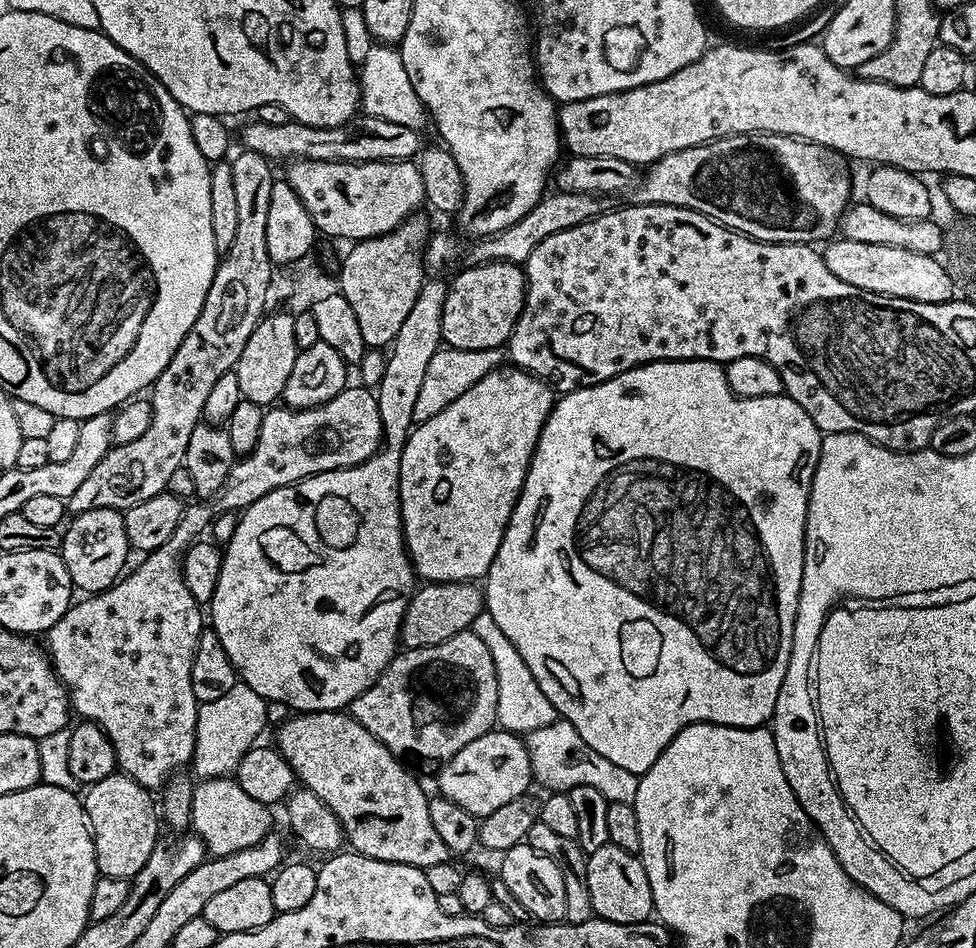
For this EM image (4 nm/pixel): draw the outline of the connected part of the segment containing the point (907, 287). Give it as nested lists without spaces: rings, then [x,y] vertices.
[[[843,238],[829,239],[823,245],[822,255],[830,274],[842,278],[842,282],[850,282],[850,286],[858,286],[858,290],[894,298],[910,298],[927,304],[941,304],[954,296],[950,274],[946,274],[935,255],[927,256],[914,250],[902,250],[898,246],[874,246],[870,242]]]

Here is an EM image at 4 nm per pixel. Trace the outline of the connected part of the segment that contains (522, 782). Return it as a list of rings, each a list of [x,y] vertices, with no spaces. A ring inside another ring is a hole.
[[[493,730],[482,734],[482,738],[474,738],[470,746],[462,746],[438,772],[439,795],[450,802],[458,802],[462,810],[470,810],[477,818],[494,814],[494,810],[506,806],[506,802],[514,802],[514,798],[525,795],[531,789],[528,787],[534,784],[527,743],[517,733],[505,730]]]

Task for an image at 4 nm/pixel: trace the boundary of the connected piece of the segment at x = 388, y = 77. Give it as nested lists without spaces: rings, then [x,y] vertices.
[[[342,8],[341,16],[350,60],[357,63],[360,54],[364,55],[362,66],[360,65],[358,70],[363,113],[416,131],[424,129],[425,124],[426,126],[428,124],[428,115],[424,103],[418,98],[417,91],[410,83],[410,76],[406,73],[399,49],[393,45],[374,44],[369,34],[369,27],[366,26],[363,9]]]

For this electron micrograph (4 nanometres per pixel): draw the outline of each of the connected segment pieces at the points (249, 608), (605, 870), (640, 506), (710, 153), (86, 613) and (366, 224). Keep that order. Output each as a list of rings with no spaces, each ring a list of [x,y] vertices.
[[[394,450],[389,454],[388,466],[380,459],[363,460],[349,468],[336,468],[333,472],[319,472],[295,484],[275,488],[239,513],[234,534],[226,541],[223,549],[224,561],[216,586],[212,589],[211,631],[216,632],[222,650],[236,667],[237,677],[260,694],[262,699],[273,705],[285,704],[292,708],[288,710],[293,713],[338,712],[347,709],[352,700],[358,698],[358,694],[365,692],[382,675],[388,663],[398,654],[400,623],[412,600],[412,593],[418,587],[418,577],[412,561],[408,559],[408,549],[404,547],[404,530],[400,523],[400,452]]]
[[[614,843],[600,845],[591,849],[586,867],[588,889],[593,913],[599,919],[619,924],[643,924],[653,915],[652,891],[646,870],[639,855],[622,850]]]
[[[659,360],[653,364],[642,364],[639,368],[626,370],[601,384],[591,384],[585,388],[578,386],[573,392],[563,393],[553,403],[552,413],[548,415],[548,421],[545,422],[543,430],[540,432],[540,440],[536,443],[520,497],[516,499],[516,505],[508,519],[504,537],[498,546],[498,554],[483,581],[482,591],[486,611],[492,615],[494,622],[498,622],[498,630],[502,630],[506,634],[506,638],[514,644],[515,650],[518,650],[518,654],[522,656],[522,662],[526,662],[530,673],[534,674],[538,686],[542,688],[546,698],[553,703],[558,716],[568,720],[574,726],[574,730],[578,730],[578,734],[589,747],[605,756],[613,766],[622,766],[622,770],[630,770],[637,774],[651,773],[669,742],[677,739],[689,726],[700,726],[707,722],[708,724],[725,724],[728,728],[759,728],[771,721],[772,714],[777,711],[778,701],[782,696],[780,687],[783,686],[784,679],[788,675],[790,676],[788,663],[792,653],[792,635],[794,634],[794,622],[802,586],[804,531],[808,517],[808,499],[812,489],[812,479],[820,461],[821,439],[820,427],[812,421],[810,414],[806,414],[806,410],[802,410],[802,406],[798,406],[798,402],[794,402],[788,395],[781,394],[766,398],[736,396],[726,382],[724,368],[715,360]]]
[[[773,132],[734,134],[708,144],[690,146],[647,165],[642,179],[635,185],[637,204],[669,204],[701,212],[733,232],[775,244],[811,244],[837,235],[840,220],[850,207],[852,184],[848,181],[845,157],[832,148],[783,136]]]
[[[192,510],[185,511],[183,518],[180,519],[180,524],[174,526],[174,534],[170,534],[170,538],[165,544],[158,546],[158,550],[147,553],[141,559],[144,561],[137,566],[136,572],[130,573],[131,571],[129,571],[127,575],[117,580],[105,592],[88,594],[80,598],[84,600],[77,599],[66,610],[66,614],[62,614],[62,618],[58,618],[58,622],[54,622],[54,626],[46,634],[46,640],[48,640],[48,644],[46,643],[46,655],[52,661],[52,668],[56,671],[56,676],[68,692],[71,711],[75,715],[77,712],[80,715],[77,717],[81,721],[96,724],[104,731],[114,746],[114,754],[116,755],[119,771],[149,790],[163,789],[167,781],[183,769],[180,767],[183,764],[184,766],[187,765],[191,761],[192,751],[195,748],[196,723],[198,722],[199,710],[198,701],[194,694],[194,686],[190,682],[190,670],[194,666],[194,654],[198,646],[198,638],[200,633],[205,631],[206,628],[206,616],[205,613],[204,616],[200,613],[203,612],[201,605],[197,604],[194,594],[190,594],[190,590],[184,581],[184,554],[196,543],[201,535],[200,527],[203,524],[204,516],[202,513],[192,513]]]
[[[293,160],[287,165],[288,173],[286,179],[290,186],[294,186],[294,190],[298,194],[298,198],[302,198],[302,202],[306,206],[306,210],[310,214],[310,218],[316,223],[317,233],[328,236],[337,236],[340,240],[348,240],[347,242],[355,242],[357,240],[371,240],[374,236],[383,236],[385,232],[393,232],[405,223],[413,215],[412,212],[419,204],[425,203],[424,187],[422,186],[422,174],[419,167],[412,160],[371,160],[365,164],[352,164],[349,160],[335,160],[334,162],[322,162],[321,160]]]

